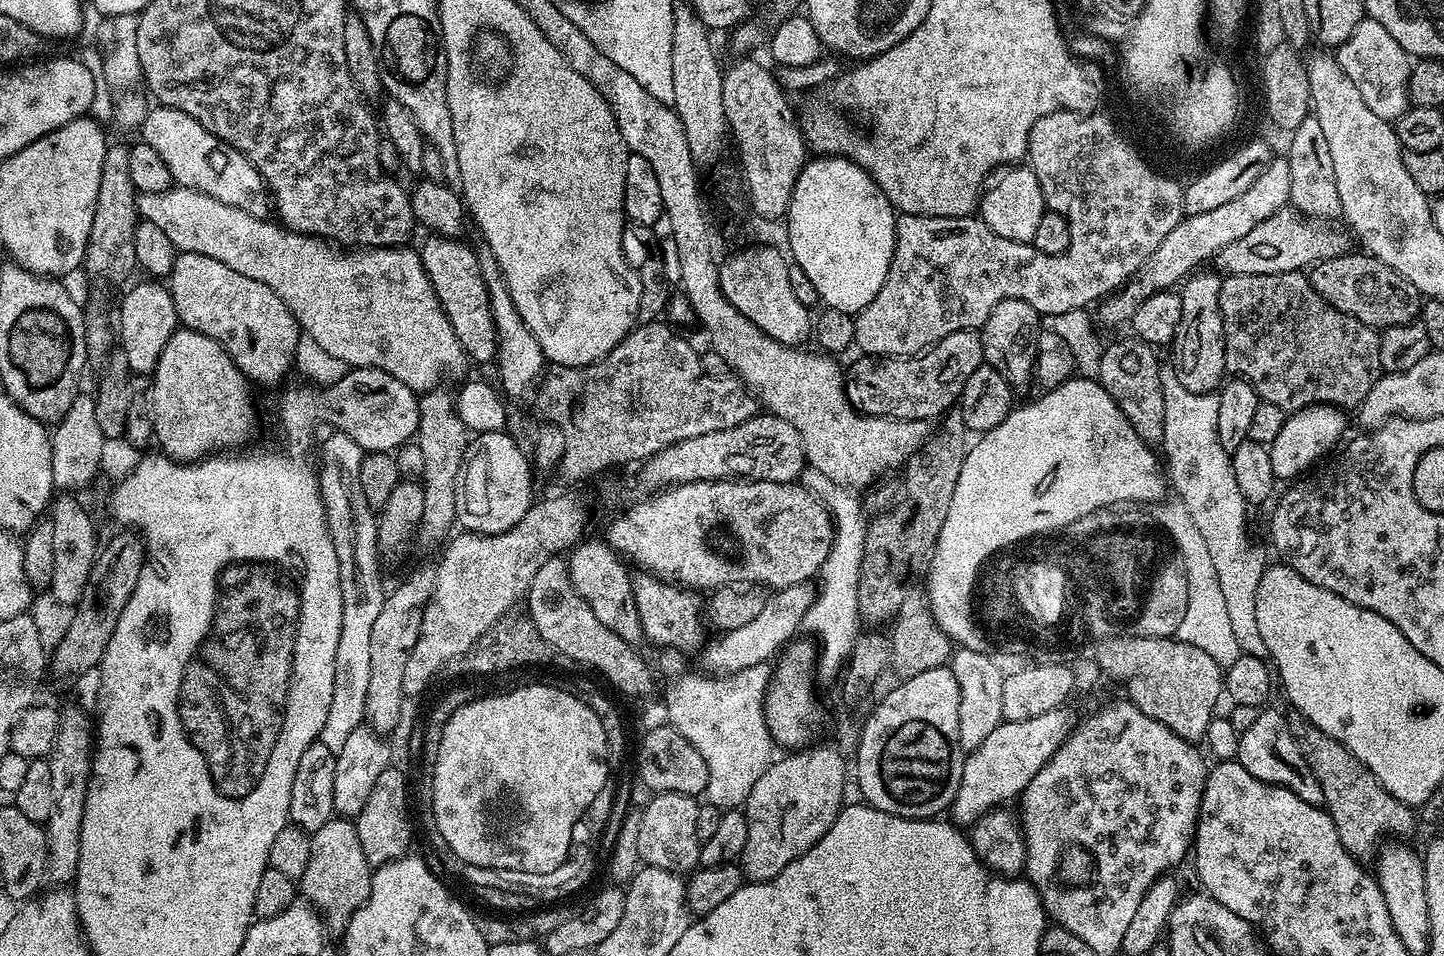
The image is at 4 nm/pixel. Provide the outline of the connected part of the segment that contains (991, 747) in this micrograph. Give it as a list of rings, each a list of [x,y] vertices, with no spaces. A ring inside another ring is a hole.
[[[1061,706],[1046,710],[1046,714],[1038,714],[1038,718],[1004,720],[986,737],[982,746],[967,753],[962,766],[962,778],[958,782],[958,794],[950,809],[951,823],[957,826],[977,824],[993,808],[1007,805],[1023,794],[1034,774],[1038,774],[1038,770],[1042,770],[1042,766],[1052,760],[1053,754],[1064,745],[1064,739],[1074,730],[1070,709]]]

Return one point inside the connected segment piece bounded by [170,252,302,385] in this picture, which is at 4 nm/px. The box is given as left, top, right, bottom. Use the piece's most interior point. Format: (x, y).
(260, 333)

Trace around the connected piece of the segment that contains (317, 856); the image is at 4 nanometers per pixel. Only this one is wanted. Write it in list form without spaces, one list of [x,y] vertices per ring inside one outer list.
[[[330,818],[326,826],[311,833],[311,837],[310,860],[304,875],[299,877],[298,892],[320,913],[325,925],[340,934],[348,925],[348,919],[367,902],[372,877],[368,874],[360,876],[360,871],[366,868],[366,861],[351,819]]]

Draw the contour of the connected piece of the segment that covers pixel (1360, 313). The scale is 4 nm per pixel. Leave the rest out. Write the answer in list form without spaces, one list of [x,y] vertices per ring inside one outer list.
[[[1349,254],[1324,260],[1311,269],[1310,279],[1316,293],[1327,304],[1350,318],[1358,318],[1358,322],[1367,328],[1383,330],[1399,324],[1410,324],[1422,312],[1419,290],[1375,256]]]

